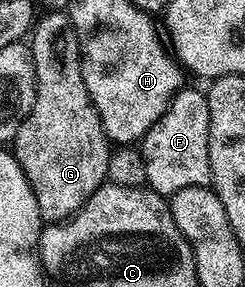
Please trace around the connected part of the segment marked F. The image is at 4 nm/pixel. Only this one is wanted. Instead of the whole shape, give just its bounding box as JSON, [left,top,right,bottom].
[138,88,211,196]

